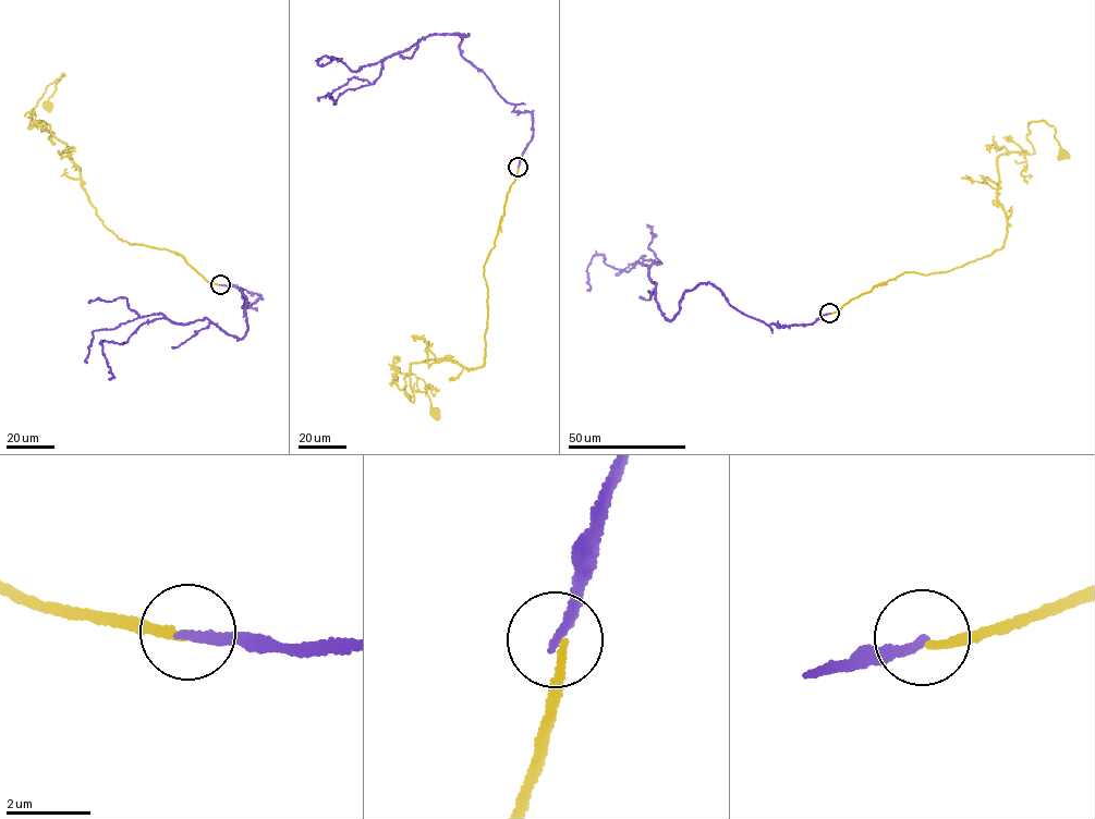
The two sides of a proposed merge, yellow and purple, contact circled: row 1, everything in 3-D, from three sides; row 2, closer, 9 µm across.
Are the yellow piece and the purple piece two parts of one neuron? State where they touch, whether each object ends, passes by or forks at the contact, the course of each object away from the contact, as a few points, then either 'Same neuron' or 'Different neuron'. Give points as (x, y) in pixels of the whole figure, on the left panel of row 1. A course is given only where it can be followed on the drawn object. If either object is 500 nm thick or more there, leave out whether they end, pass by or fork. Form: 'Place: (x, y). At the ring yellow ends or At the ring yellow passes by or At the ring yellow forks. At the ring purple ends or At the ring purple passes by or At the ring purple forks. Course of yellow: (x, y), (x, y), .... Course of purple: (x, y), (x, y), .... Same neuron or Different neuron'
Place: (220, 284). At the ring yellow ends. At the ring purple ends. Course of yellow: (220, 284), (173, 252), (131, 244), (102, 224), (68, 146), (32, 118), (63, 73), (47, 108). Course of purple: (220, 284), (260, 295), (243, 308), (239, 289), (242, 338), (151, 320), (101, 342), (109, 380). Different neuron

